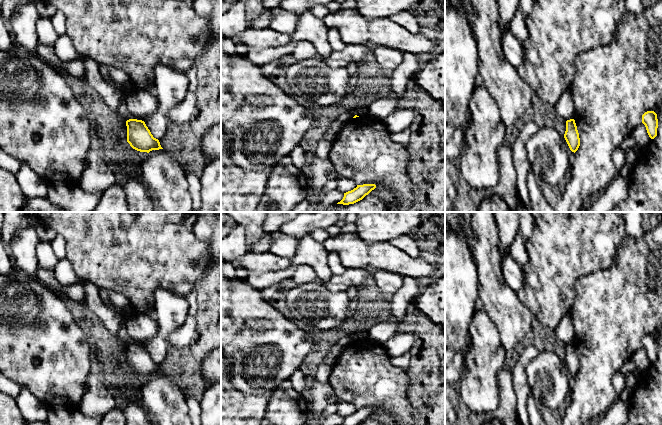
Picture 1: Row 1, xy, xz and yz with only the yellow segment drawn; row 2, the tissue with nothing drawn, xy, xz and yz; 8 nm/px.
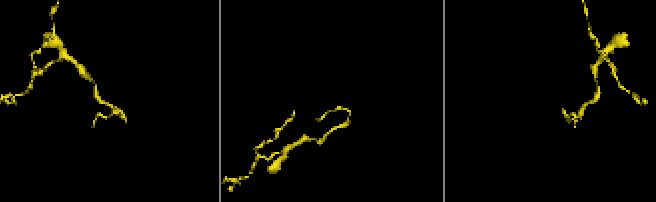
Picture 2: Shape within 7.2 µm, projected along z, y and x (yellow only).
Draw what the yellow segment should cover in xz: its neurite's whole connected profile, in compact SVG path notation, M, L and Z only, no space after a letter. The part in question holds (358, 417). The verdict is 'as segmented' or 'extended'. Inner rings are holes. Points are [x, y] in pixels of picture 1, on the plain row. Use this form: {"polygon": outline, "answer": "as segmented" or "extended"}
{"polygon": "M375 408L357 409L353 414L344 417L341 425L360 425L375 412Z", "answer": "as segmented"}

